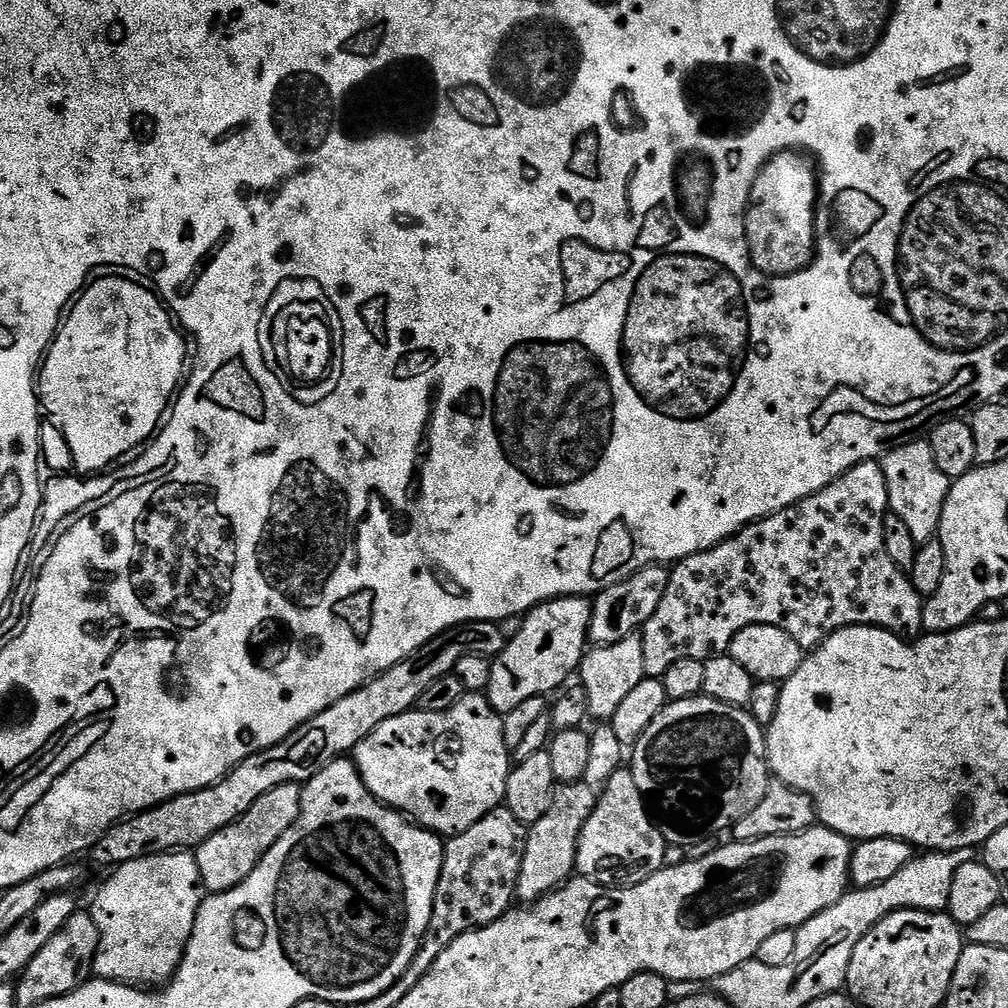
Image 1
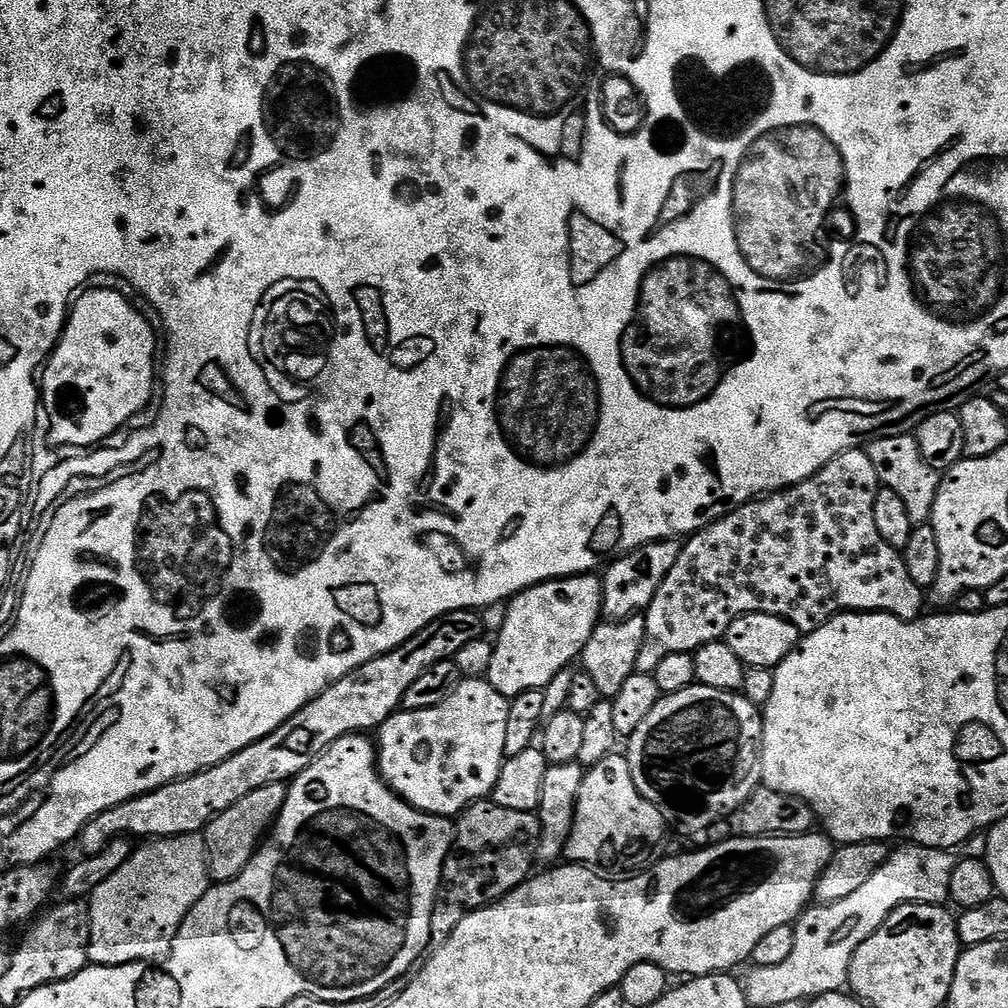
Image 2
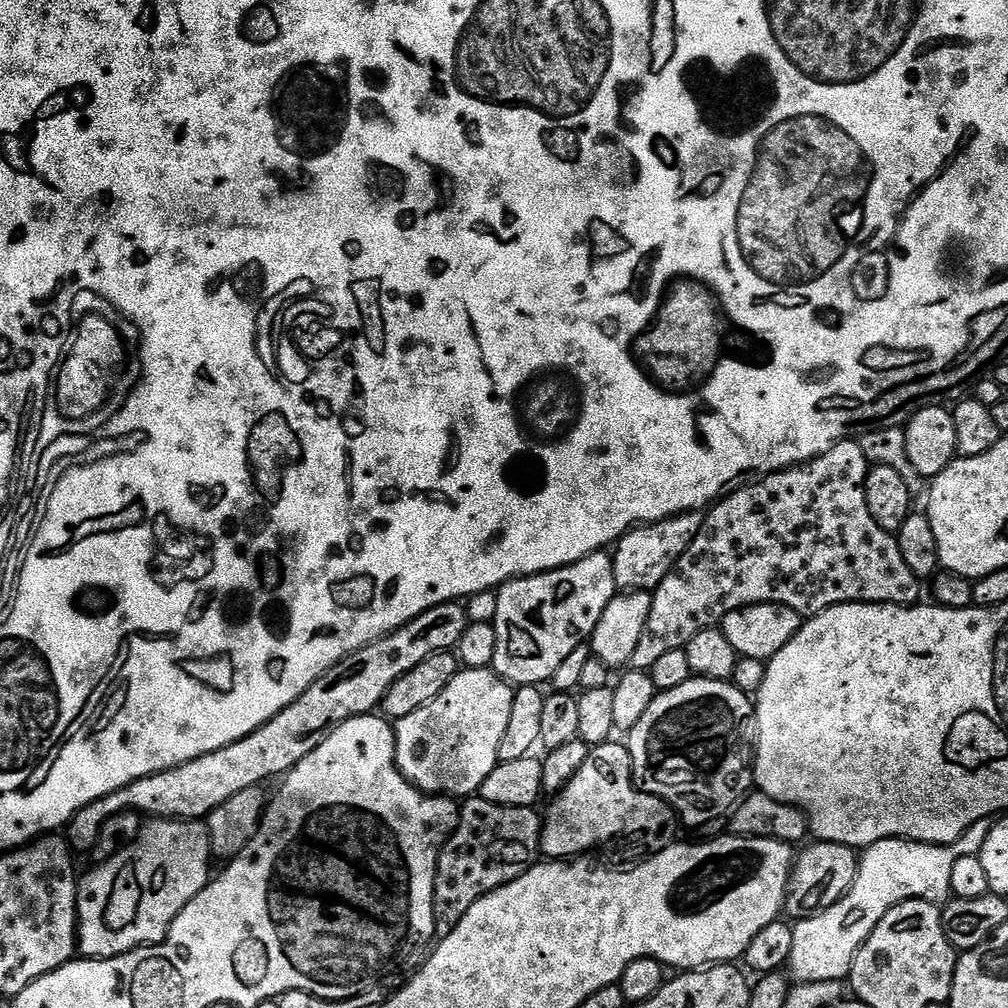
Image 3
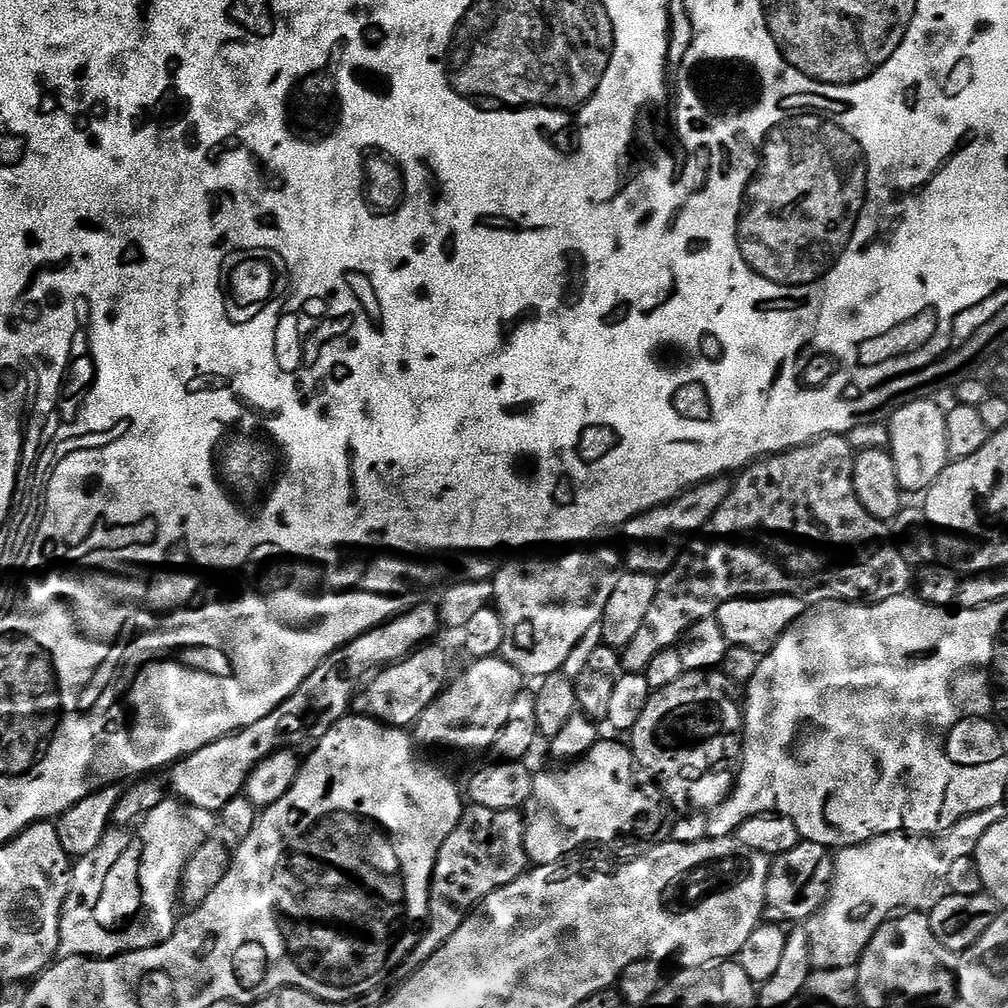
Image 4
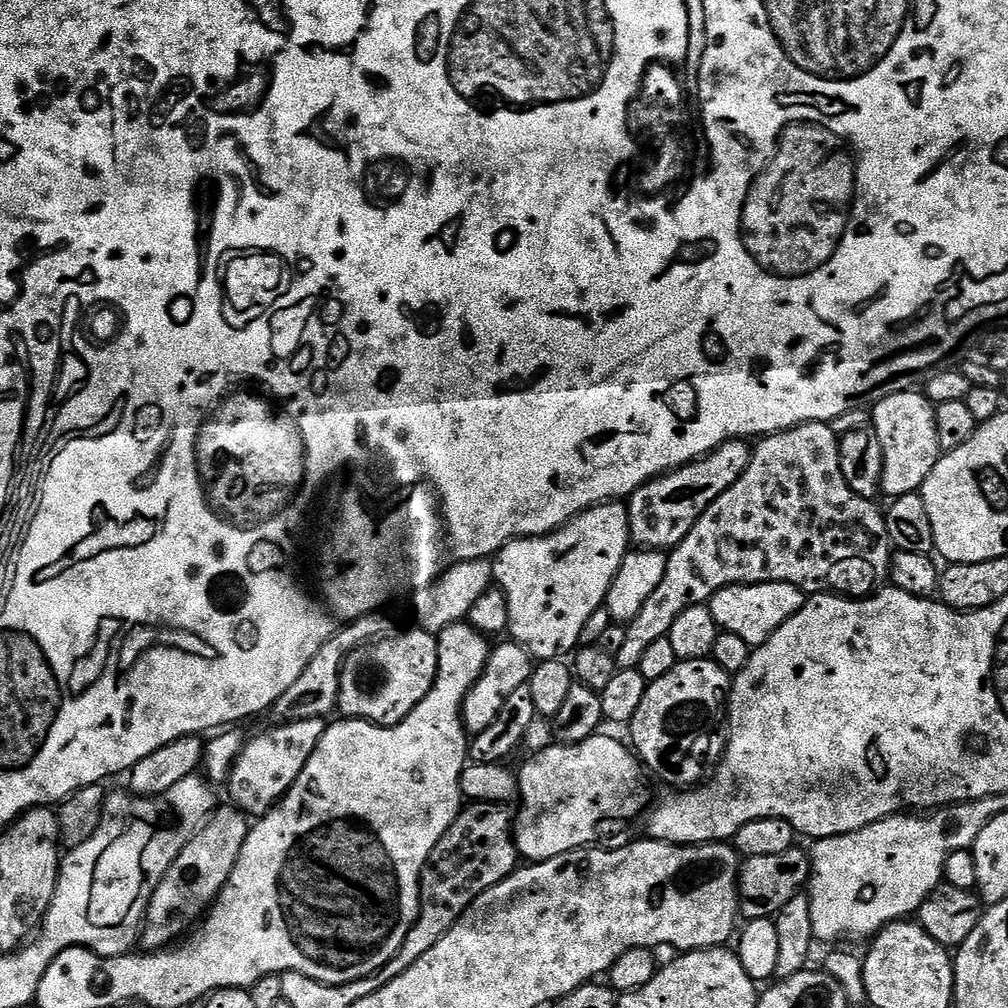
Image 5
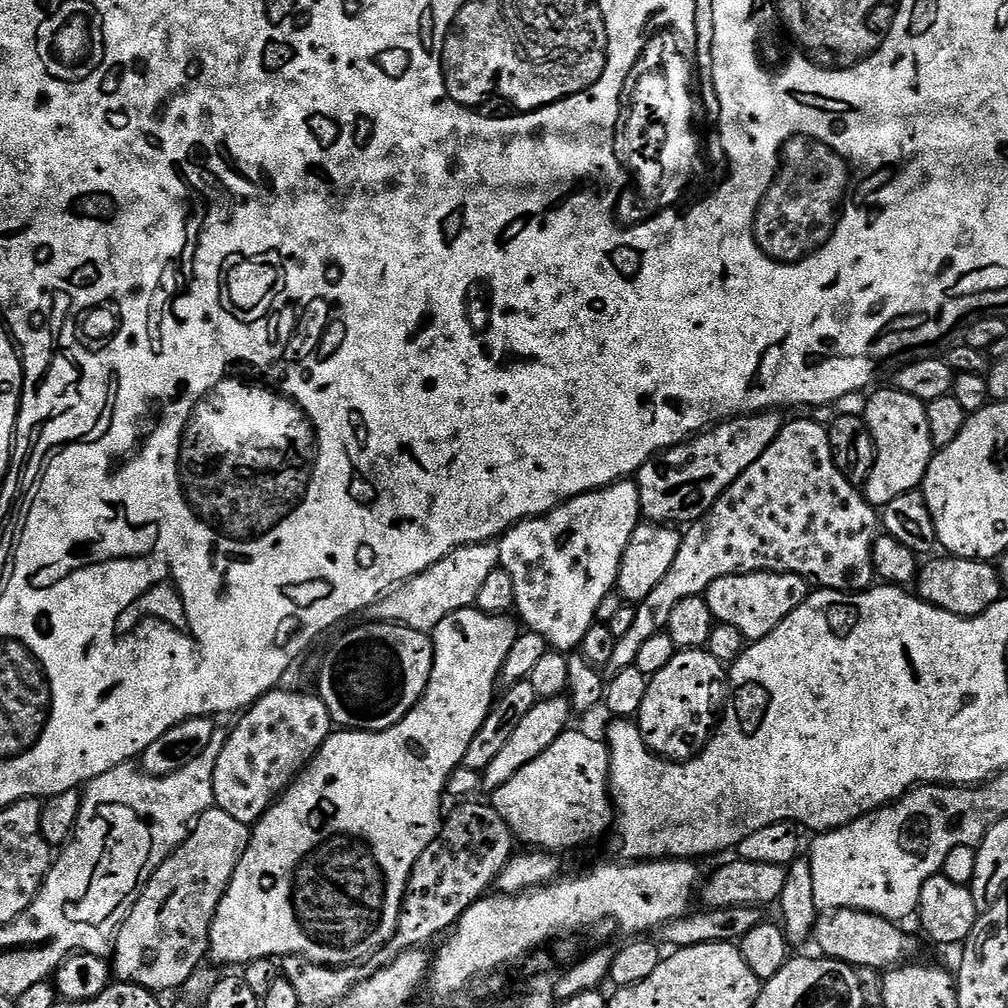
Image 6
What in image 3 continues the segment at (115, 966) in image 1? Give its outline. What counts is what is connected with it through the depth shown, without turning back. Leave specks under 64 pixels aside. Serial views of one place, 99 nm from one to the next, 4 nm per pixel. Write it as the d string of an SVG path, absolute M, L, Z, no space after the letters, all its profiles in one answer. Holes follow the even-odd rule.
M152 818L141 827L138 838L114 858L95 865L93 872L83 873L76 890L76 919L78 921L78 952L81 957L108 960L135 948L160 944L168 936L178 914L210 879L208 860L213 859L207 823L199 820L166 820Z

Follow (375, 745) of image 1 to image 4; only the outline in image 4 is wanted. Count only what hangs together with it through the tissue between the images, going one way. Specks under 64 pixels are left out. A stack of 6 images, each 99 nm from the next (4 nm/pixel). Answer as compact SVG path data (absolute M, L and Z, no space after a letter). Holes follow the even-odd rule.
M501 655L472 660L469 665L416 719L414 736L421 745L457 748L460 752L480 752L483 748L485 751L491 749L494 738L498 738L498 730L506 726L506 718L510 718L510 709L514 707L514 698L525 691L525 676Z

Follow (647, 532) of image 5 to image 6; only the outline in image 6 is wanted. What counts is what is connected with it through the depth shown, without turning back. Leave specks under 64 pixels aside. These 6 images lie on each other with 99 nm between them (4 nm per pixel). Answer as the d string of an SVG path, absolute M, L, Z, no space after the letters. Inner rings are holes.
M776 410L734 416L695 435L683 444L666 448L651 456L640 467L635 482L640 488L640 510L645 521L653 524L691 526L712 509L714 502L778 438L782 427Z

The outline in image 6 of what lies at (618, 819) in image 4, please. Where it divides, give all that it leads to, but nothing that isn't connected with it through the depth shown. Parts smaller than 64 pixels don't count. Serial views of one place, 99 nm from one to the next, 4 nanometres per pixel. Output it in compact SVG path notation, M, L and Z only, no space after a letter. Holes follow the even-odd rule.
M575 730L566 731L554 746L538 754L534 762L522 766L510 782L498 786L494 793L495 815L529 849L561 854L567 848L580 848L613 825L611 771L612 753L603 739L595 740Z

